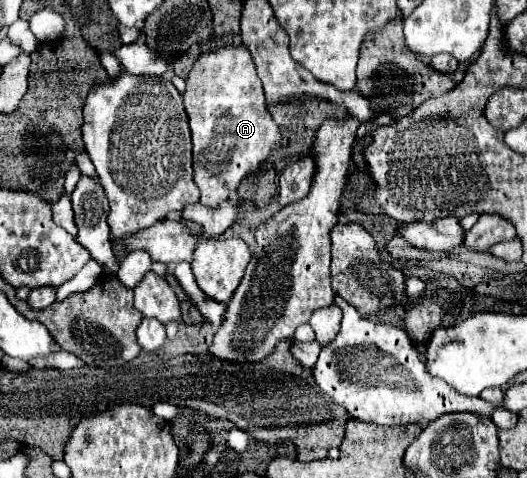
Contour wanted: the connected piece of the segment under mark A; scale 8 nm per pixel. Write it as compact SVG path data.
M244 45L238 47L220 47L208 53L202 53L194 67L190 69L190 75L186 79L186 91L182 93L184 107L188 113L190 133L192 133L192 157L194 157L194 181L198 183L198 189L202 193L200 203L208 207L218 207L222 201L230 199L236 193L238 183L256 171L264 161L268 161L272 149L280 145L280 129L272 121L260 77L256 73L256 67L252 63L250 51Z

